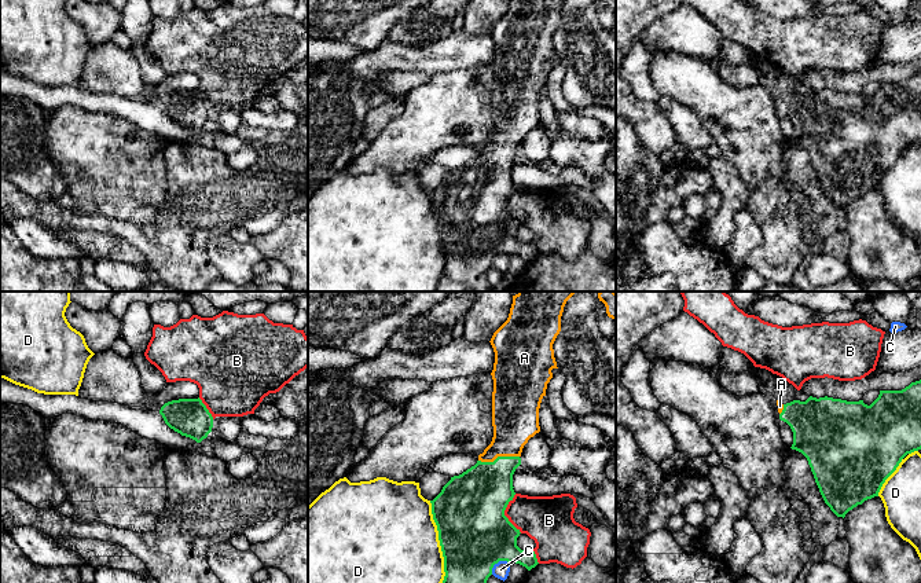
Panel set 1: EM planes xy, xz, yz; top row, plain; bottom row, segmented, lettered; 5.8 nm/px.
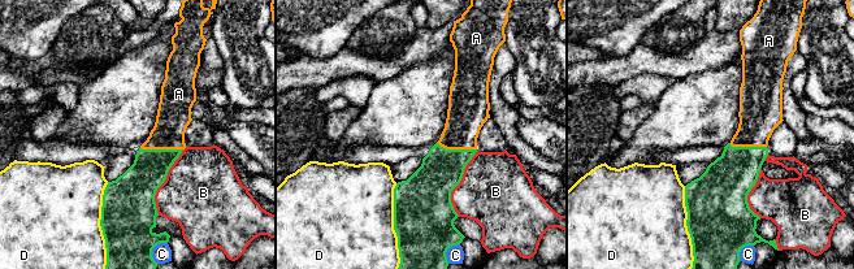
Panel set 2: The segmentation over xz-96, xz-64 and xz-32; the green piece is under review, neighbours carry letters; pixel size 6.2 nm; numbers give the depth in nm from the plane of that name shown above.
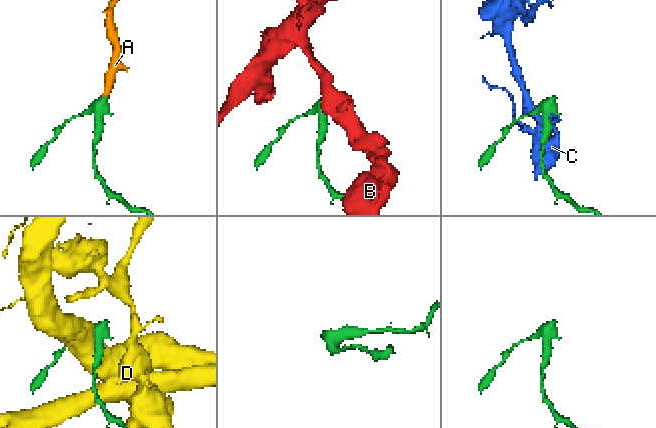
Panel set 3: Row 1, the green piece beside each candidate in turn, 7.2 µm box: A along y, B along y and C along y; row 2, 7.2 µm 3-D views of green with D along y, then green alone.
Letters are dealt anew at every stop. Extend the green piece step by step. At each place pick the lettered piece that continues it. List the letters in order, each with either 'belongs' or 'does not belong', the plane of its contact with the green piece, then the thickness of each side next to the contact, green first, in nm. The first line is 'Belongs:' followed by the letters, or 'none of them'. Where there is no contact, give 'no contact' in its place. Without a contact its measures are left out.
Belongs: A
A: belongs; meets green in xz; 340 nm thick on the green side, 280 nm on the other
B: does not belong; meets green in xz; 420 nm thick on the green side, 280 nm on the other
C: does not belong; meets green in xz; 420 nm thick on the green side, 90 nm on the other
D: does not belong; meets green in xz; 420 nm thick on the green side, 480 nm on the other

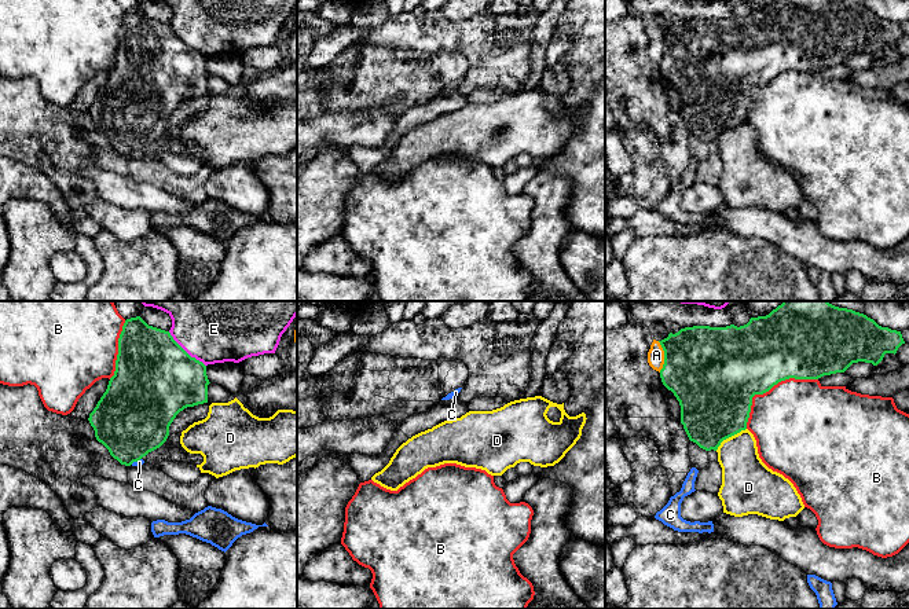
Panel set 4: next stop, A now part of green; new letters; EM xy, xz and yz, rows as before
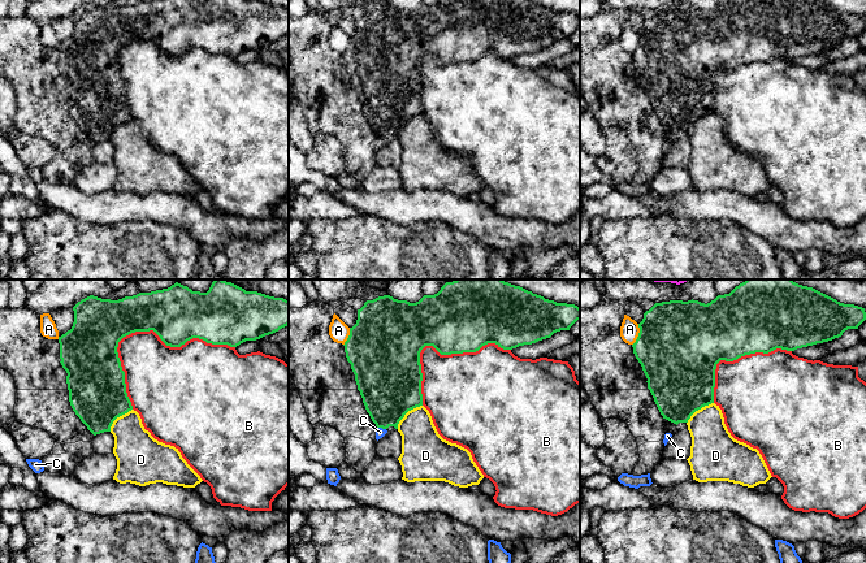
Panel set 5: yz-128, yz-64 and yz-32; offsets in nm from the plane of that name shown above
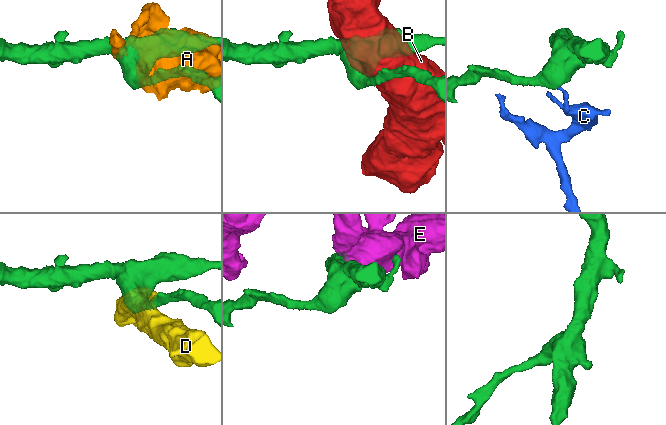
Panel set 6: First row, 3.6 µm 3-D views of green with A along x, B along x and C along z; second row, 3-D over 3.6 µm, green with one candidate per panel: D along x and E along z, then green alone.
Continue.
Belongs: none of them
A: does not belong; meets green in yz; 480 nm thick on the green side, 100 nm on the other
B: does not belong; meets green in yz; 440 nm thick on the green side, 500 nm on the other
C: does not belong; meets green in xy; 440 nm thick on the green side, 30 nm on the other
D: does not belong; meets green in yz; 440 nm thick on the green side, 280 nm on the other
E: does not belong; meets green in xy; 480 nm thick on the green side, 500 nm on the other

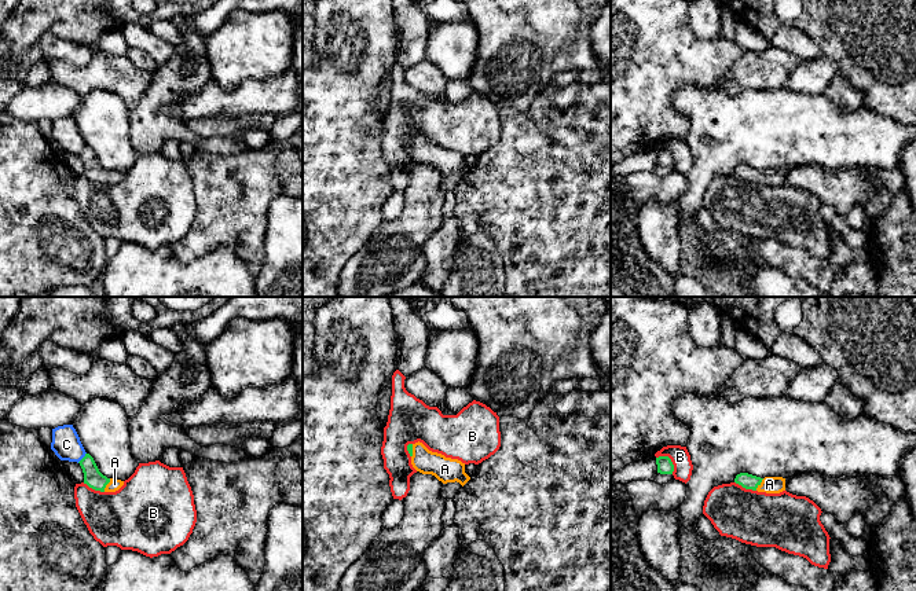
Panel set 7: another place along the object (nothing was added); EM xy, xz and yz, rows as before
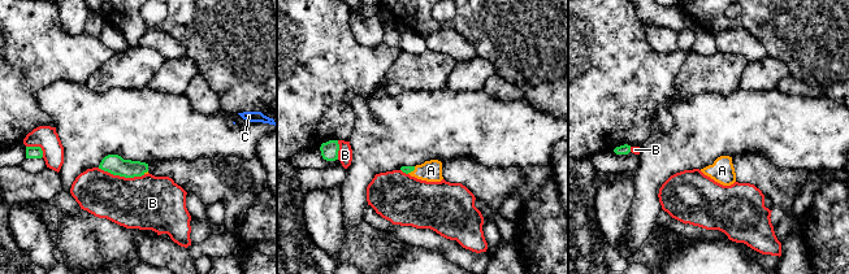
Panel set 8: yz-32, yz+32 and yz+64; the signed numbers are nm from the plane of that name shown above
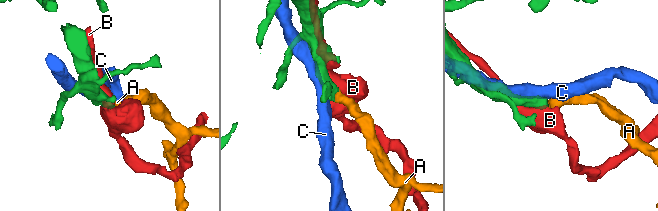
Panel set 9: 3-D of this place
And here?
Belongs: A
A: belongs; meets green in xy; 110 nm thick on the green side, 70 nm on the other
B: does not belong; meets green in yz; 100 nm thick on the green side, 120 nm on the other
C: does not belong; meets green in xy; 110 nm thick on the green side, 170 nm on the other

